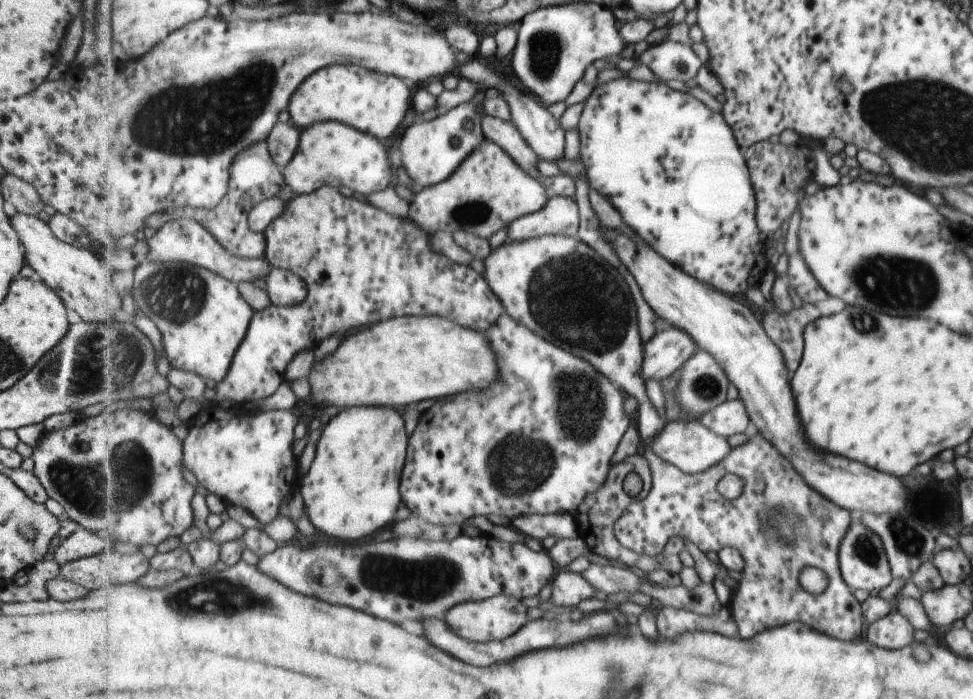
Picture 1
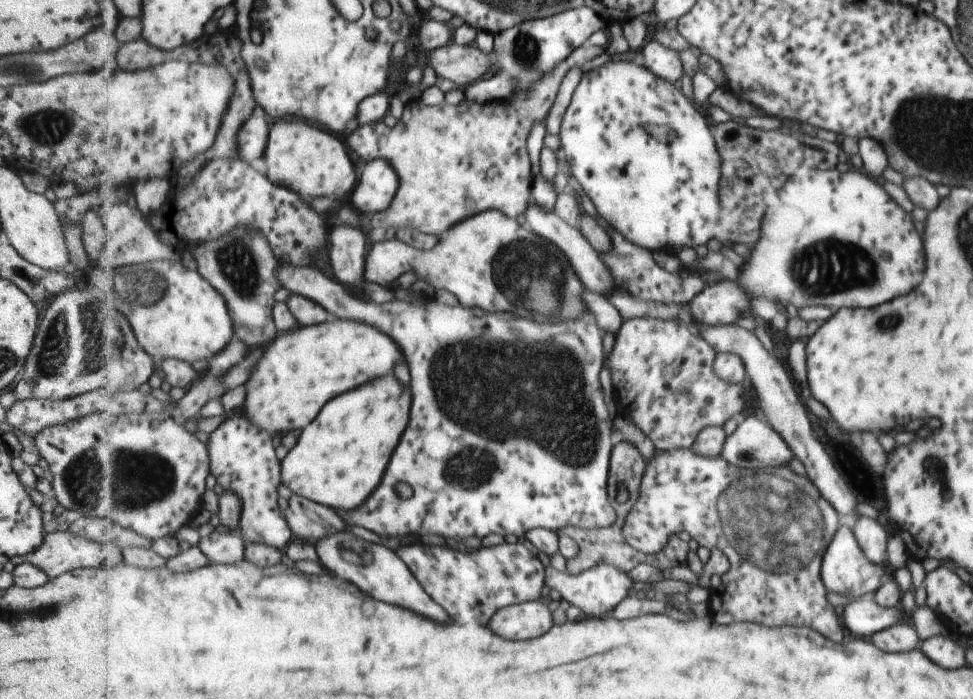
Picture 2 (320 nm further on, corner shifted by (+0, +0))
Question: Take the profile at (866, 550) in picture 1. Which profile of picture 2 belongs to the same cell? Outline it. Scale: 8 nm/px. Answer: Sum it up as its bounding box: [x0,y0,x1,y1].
[820,525,883,599]

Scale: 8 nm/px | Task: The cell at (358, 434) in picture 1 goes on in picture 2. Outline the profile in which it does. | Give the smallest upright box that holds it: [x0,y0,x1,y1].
[282,376,411,510]

